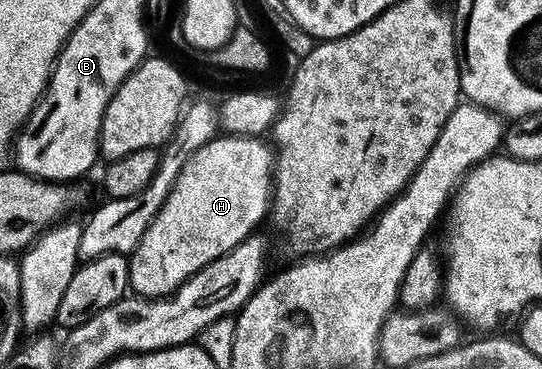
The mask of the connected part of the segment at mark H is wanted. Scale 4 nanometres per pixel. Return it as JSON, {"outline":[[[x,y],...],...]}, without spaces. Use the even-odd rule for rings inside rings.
{"outline":[[[223,134],[205,143],[204,146],[180,169],[160,213],[148,225],[140,245],[129,255],[129,290],[136,295],[153,297],[171,295],[179,285],[188,281],[204,265],[216,261],[224,253],[240,245],[259,230],[258,222],[267,218],[272,207],[272,180],[274,177],[275,152],[269,142],[249,135]]]}

